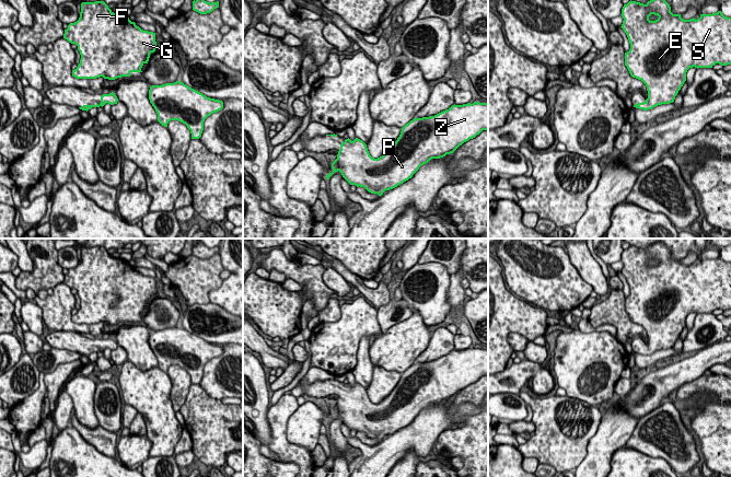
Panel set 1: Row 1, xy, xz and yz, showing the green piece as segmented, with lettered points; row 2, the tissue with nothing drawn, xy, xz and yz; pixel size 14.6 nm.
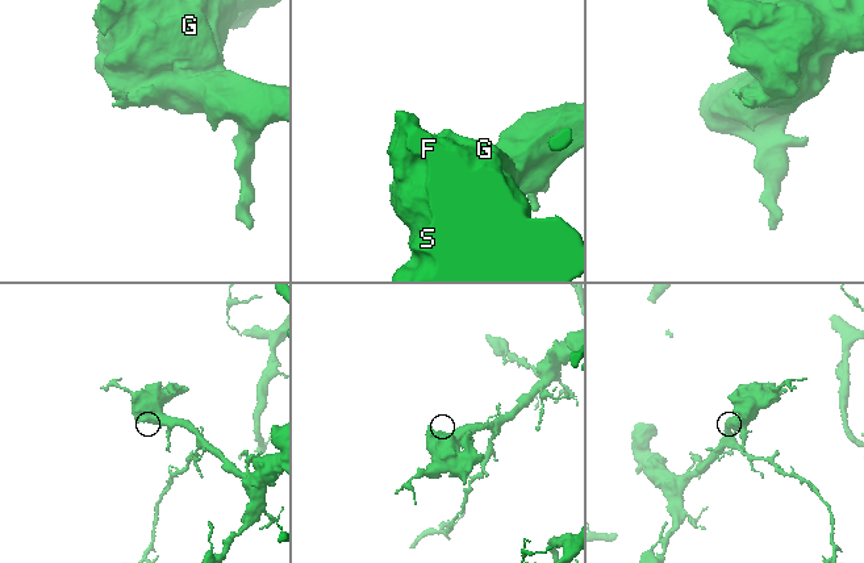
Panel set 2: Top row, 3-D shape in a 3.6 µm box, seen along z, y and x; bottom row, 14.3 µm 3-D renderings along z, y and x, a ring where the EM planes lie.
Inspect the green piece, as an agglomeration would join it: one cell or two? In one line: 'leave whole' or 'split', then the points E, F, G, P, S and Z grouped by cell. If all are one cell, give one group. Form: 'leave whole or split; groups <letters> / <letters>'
leave whole; groups E F G P S Z

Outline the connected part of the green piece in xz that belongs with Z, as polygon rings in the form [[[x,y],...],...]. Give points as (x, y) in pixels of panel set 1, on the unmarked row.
[[[474,347],[463,350],[452,350],[449,354],[445,354],[434,361],[414,363],[406,369],[401,376],[399,382],[395,388],[387,395],[382,402],[374,404],[370,400],[367,389],[356,383],[351,386],[346,384],[338,396],[337,404],[332,408],[333,417],[327,419],[327,426],[335,417],[340,417],[343,422],[350,429],[357,432],[364,432],[371,439],[378,439],[382,441],[385,435],[393,434],[404,427],[413,422],[413,420],[419,415],[419,412],[428,408],[431,404],[440,404],[446,399],[453,398],[460,391],[469,384],[475,383],[483,375],[488,375],[488,349]]]

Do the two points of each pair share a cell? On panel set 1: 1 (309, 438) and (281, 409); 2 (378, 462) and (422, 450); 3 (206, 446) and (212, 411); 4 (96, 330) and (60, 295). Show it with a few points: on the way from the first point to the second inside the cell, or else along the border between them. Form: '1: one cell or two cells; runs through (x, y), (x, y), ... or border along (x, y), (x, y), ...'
1: two cells; border along (300, 405), (287, 423), (287, 440), (290, 443)
2: one cell; runs through (389, 452), (397, 444), (412, 444)
3: one cell; runs through (212, 438), (212, 420)
4: one cell; runs through (83, 328), (72, 326), (60, 314), (60, 309)

